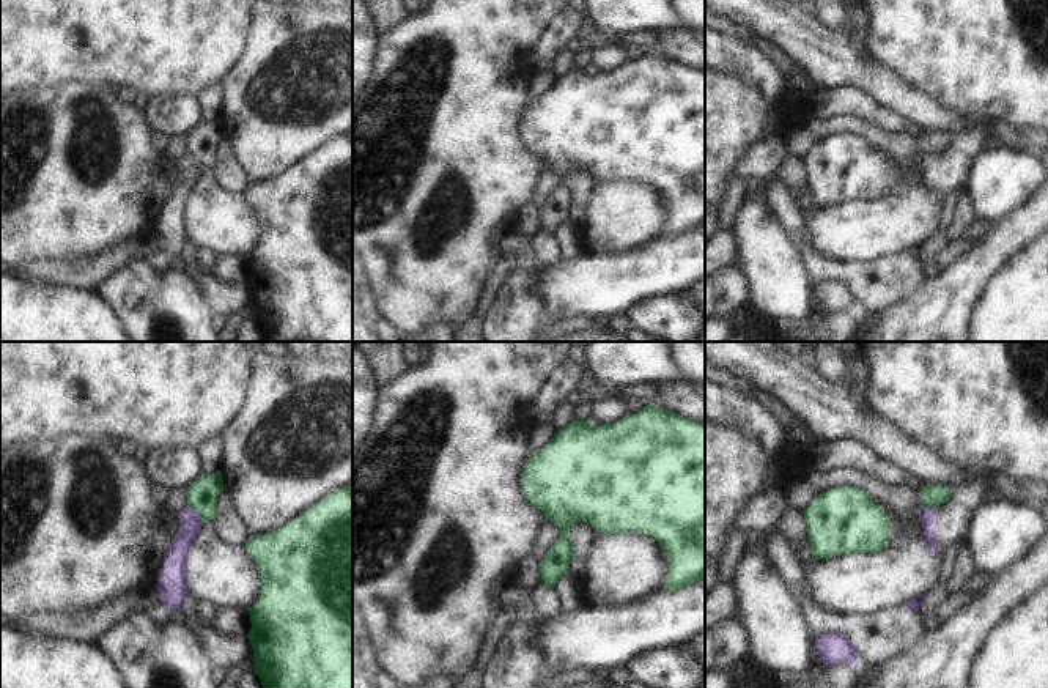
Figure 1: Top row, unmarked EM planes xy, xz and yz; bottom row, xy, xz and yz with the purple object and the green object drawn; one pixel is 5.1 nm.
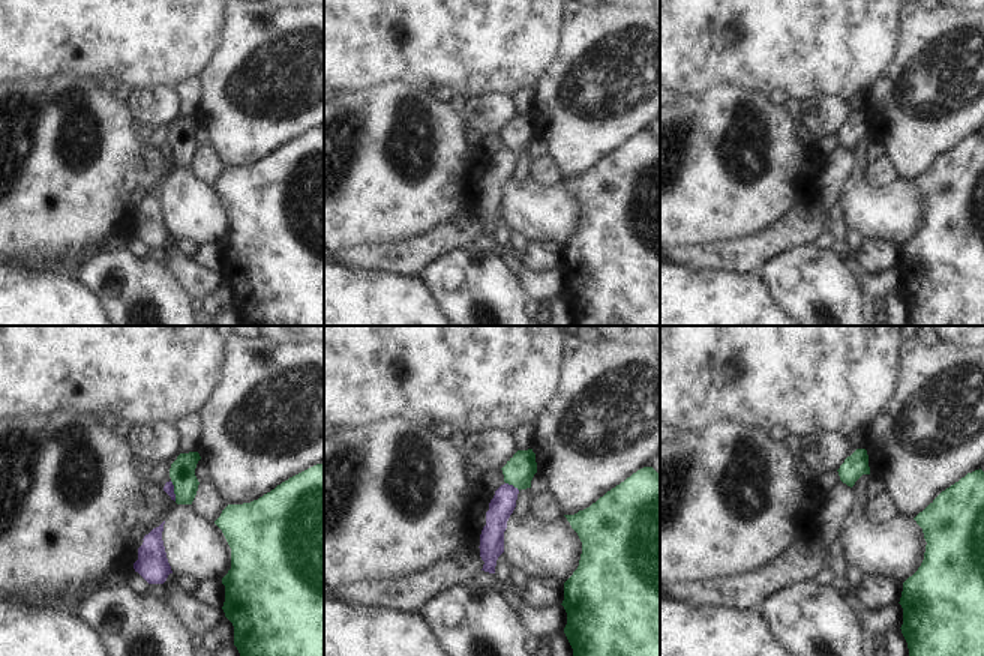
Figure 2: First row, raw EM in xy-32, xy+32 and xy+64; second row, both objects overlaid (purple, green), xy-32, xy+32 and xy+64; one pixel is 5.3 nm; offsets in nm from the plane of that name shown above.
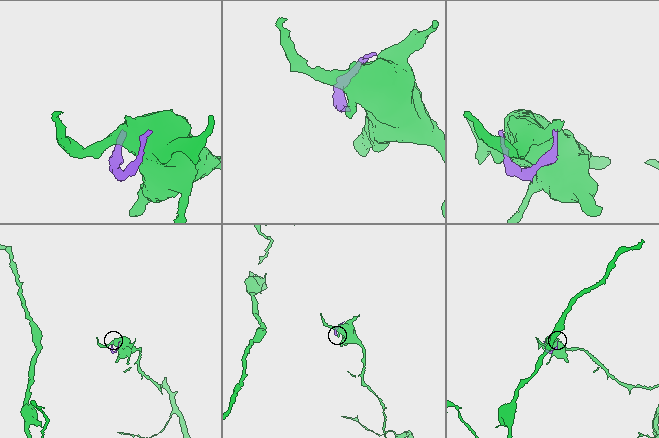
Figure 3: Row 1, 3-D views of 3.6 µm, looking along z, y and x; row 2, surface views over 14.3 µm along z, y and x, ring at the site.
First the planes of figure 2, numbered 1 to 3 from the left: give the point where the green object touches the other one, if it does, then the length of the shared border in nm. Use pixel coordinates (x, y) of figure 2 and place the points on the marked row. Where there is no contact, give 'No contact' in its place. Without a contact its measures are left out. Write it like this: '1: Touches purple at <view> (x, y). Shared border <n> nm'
1: Touches purple at xy-32 (173, 491). Shared border 120 nm
2: Touches purple at xy+32 (512, 485). Shared border 90 nm
3: No contact.

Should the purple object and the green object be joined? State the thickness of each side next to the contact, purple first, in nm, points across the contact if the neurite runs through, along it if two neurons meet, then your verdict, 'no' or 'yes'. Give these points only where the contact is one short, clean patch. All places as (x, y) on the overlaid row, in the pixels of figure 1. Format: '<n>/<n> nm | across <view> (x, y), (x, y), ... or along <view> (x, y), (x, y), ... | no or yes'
110/150 nm | along xy (189, 503), (202, 521) | no

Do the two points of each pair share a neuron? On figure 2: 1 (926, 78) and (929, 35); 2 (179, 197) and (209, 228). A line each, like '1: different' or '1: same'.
1: same
2: same

